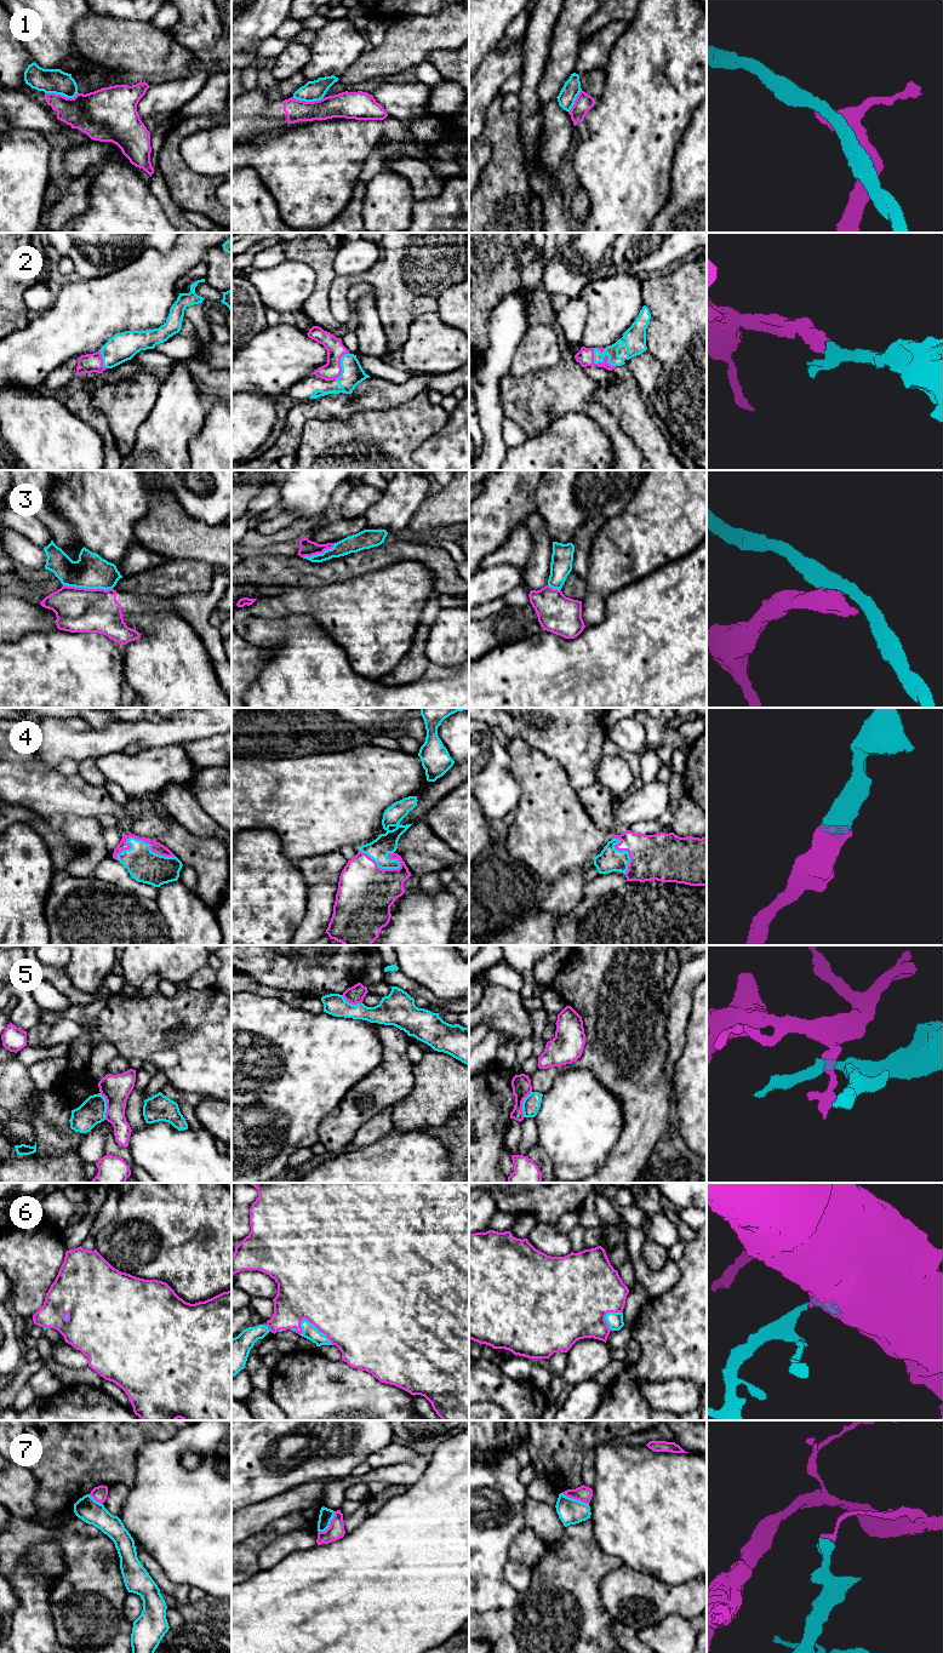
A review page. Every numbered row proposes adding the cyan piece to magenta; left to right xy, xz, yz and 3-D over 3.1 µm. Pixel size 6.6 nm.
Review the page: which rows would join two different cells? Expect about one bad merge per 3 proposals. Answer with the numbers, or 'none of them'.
1, 3, 5, 7

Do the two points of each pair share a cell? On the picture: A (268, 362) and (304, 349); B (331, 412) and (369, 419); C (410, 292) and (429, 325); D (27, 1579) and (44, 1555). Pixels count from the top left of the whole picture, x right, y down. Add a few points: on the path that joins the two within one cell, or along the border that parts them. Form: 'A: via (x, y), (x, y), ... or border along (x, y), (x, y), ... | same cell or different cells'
A: via (276, 358), (280, 355), (296, 355) | same cell
B: border along (381, 409), (364, 410), (346, 419), (325, 421) | different cells
C: border along (436, 312), (422, 313), (411, 324), (407, 337) | different cells
D: via (33, 1573), (44, 1561) | same cell

